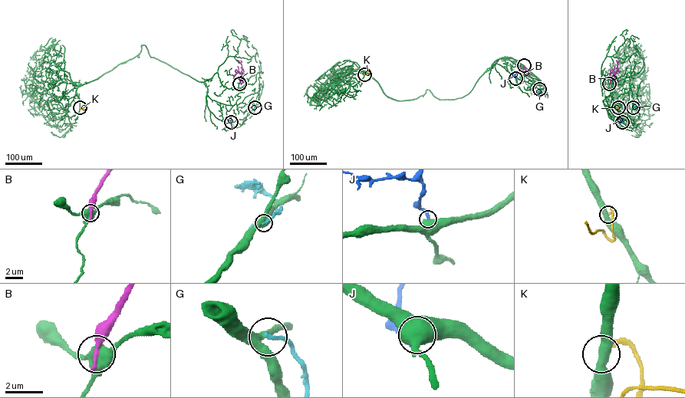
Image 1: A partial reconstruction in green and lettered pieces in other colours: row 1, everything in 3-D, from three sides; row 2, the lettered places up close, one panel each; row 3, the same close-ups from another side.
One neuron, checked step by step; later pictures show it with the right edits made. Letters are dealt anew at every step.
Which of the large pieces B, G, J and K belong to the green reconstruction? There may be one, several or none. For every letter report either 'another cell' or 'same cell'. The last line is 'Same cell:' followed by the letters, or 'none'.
B: another cell
G: another cell
J: another cell
K: another cell
Same cell: none

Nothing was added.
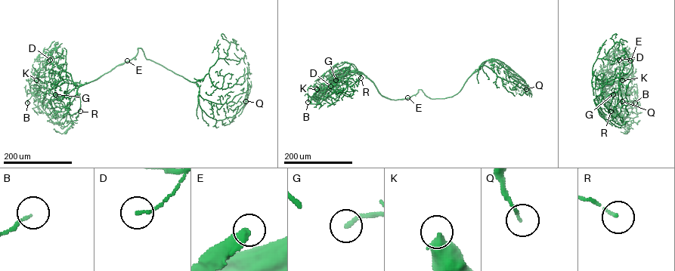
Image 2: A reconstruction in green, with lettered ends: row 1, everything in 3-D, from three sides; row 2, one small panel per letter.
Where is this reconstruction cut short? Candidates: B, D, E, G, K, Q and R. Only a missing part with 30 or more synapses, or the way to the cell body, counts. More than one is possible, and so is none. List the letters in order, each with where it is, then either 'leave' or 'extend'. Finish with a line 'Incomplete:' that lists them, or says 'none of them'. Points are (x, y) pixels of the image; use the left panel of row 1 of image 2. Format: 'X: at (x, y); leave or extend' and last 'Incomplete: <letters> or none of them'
B: at (27, 103); leave
D: at (50, 60); leave
E: at (127, 60); extend
G: at (55, 94); extend
K: at (36, 80); leave
Q: at (246, 101); leave
R: at (80, 111); extend
Incomplete: E, G, R

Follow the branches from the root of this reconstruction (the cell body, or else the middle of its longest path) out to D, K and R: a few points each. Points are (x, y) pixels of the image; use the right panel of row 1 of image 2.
D: (627, 55), (622, 47), (631, 61), (631, 72), (625, 78), (603, 86), (604, 73), (622, 49), (619, 60)
K: (627, 55), (622, 47), (633, 70), (626, 78), (606, 85), (607, 93), (626, 93), (628, 85), (622, 80)
R: (627, 55), (622, 47), (631, 61), (631, 72), (626, 78), (605, 87), (607, 103), (611, 111)

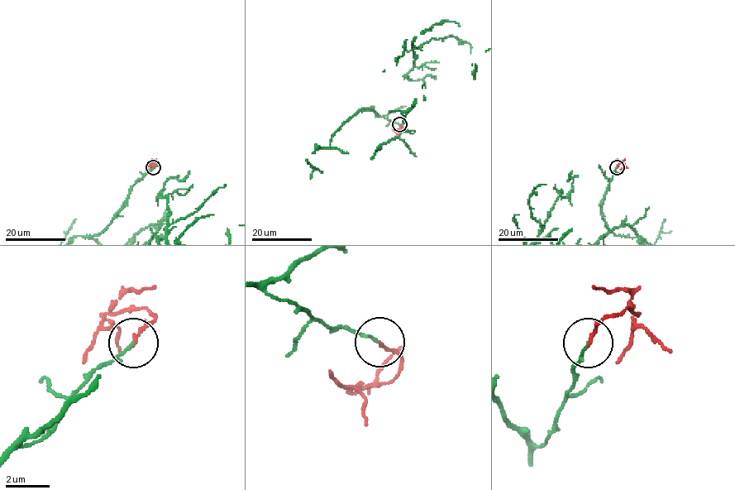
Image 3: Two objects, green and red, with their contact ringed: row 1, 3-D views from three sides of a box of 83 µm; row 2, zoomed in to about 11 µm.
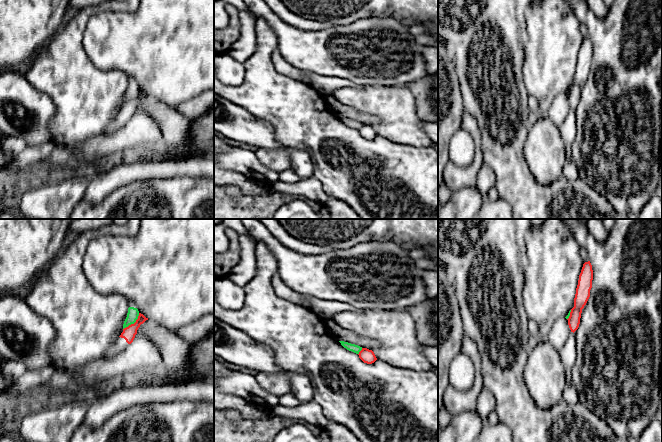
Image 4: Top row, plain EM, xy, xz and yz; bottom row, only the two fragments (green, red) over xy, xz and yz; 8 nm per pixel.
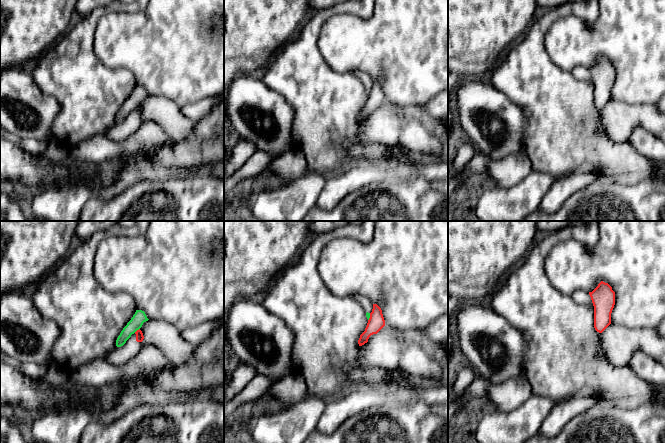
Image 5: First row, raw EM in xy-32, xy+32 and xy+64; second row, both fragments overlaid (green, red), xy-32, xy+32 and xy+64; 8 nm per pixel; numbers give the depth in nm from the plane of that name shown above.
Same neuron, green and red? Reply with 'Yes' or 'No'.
No

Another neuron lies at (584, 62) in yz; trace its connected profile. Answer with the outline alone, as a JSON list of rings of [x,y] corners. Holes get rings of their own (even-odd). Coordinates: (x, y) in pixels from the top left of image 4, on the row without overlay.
[[[590,37],[583,40],[579,51],[578,61],[574,74],[574,83],[571,85],[570,92],[567,95],[571,108],[575,108],[580,100],[582,85],[586,81],[592,64],[593,46]]]

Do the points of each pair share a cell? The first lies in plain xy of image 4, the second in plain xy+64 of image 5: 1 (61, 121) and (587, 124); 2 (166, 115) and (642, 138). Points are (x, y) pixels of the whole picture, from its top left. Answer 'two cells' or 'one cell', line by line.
1: one cell
2: one cell

